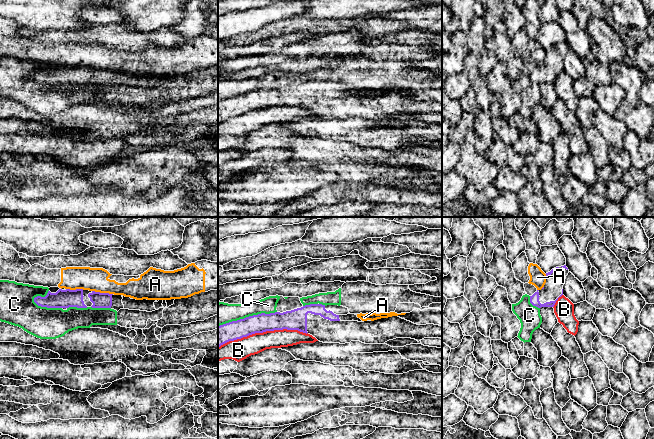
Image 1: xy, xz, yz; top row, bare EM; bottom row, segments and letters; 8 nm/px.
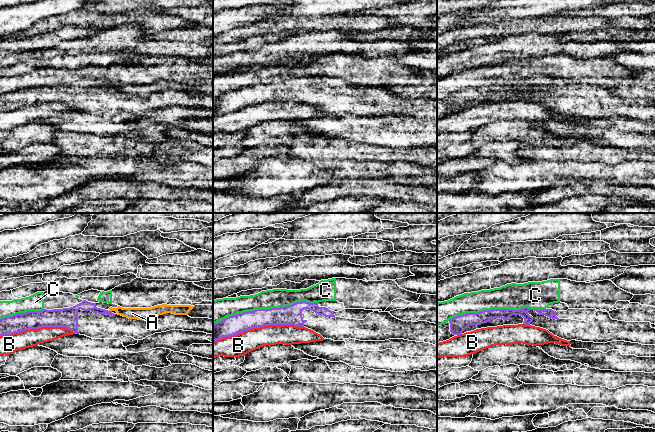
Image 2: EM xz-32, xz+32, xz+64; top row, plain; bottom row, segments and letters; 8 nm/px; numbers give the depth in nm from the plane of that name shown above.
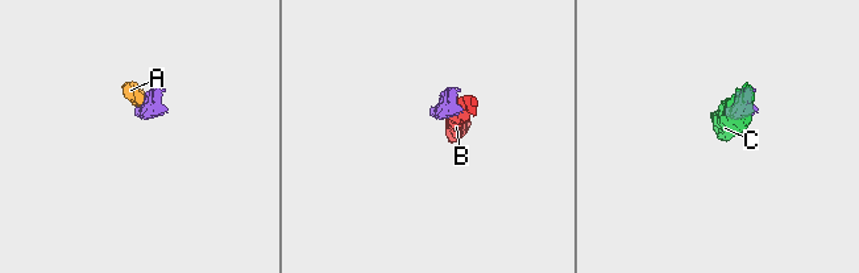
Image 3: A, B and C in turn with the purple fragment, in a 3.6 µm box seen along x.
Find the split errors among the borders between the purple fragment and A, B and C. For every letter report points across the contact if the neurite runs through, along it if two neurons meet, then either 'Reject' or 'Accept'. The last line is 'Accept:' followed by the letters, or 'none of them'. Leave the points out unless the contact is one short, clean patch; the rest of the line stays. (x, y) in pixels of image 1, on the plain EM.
A: Reject
B: Reject
C: Reject
Accept: none of them

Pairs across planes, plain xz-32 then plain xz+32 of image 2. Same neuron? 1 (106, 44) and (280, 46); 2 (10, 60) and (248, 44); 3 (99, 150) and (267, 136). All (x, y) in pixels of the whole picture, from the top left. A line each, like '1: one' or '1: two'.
1: one
2: two
3: two

